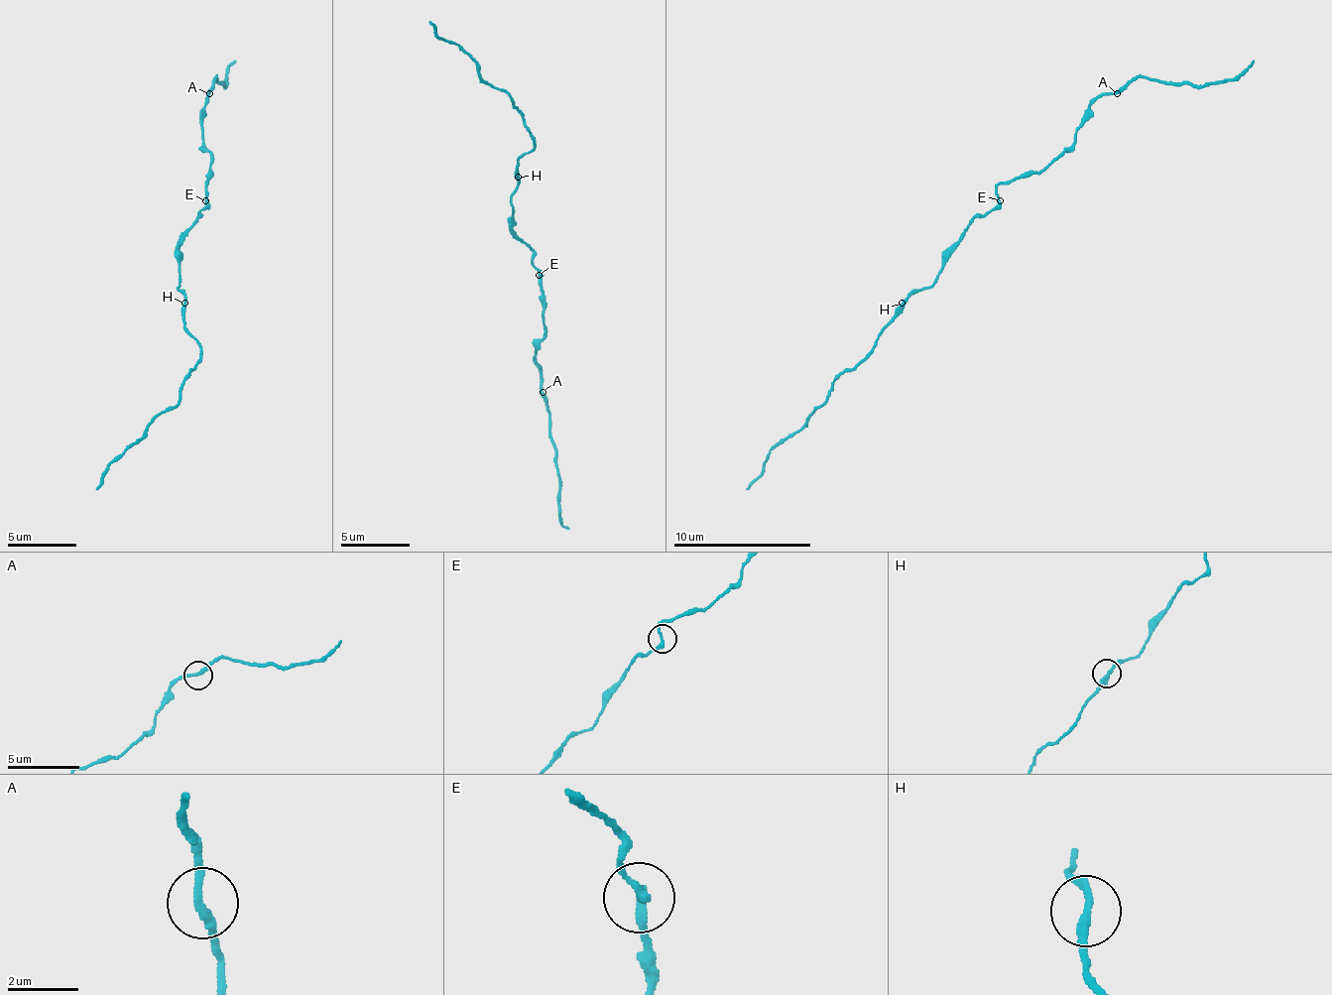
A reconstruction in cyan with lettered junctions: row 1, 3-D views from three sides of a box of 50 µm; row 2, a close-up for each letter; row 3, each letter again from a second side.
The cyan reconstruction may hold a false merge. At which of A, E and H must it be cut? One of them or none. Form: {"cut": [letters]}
{"cut": []}

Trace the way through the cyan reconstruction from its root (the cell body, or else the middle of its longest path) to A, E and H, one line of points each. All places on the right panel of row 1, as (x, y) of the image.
A: (965, 228), (1000, 200), (996, 189), (1000, 184), (1040, 173), (1071, 145), (1085, 111), (1099, 97), (1117, 93)
E: (965, 228), (975, 217), (982, 217), (1000, 200)
H: (965, 228), (961, 242), (937, 280), (930, 287), (916, 290), (903, 304)

